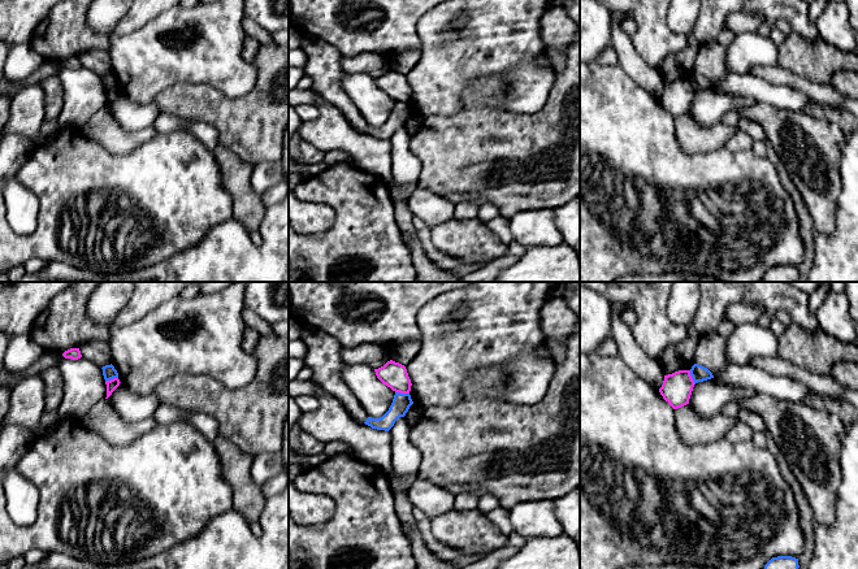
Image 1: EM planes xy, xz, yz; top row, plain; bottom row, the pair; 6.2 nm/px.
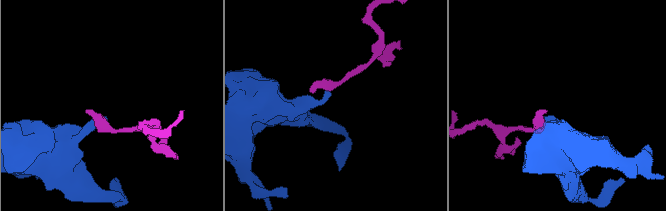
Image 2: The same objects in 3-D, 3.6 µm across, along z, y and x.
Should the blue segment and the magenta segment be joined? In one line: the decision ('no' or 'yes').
no

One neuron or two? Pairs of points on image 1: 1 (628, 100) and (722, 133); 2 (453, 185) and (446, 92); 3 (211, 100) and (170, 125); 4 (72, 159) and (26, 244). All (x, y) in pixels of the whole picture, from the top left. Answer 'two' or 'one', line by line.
1: two
2: two
3: two
4: one

